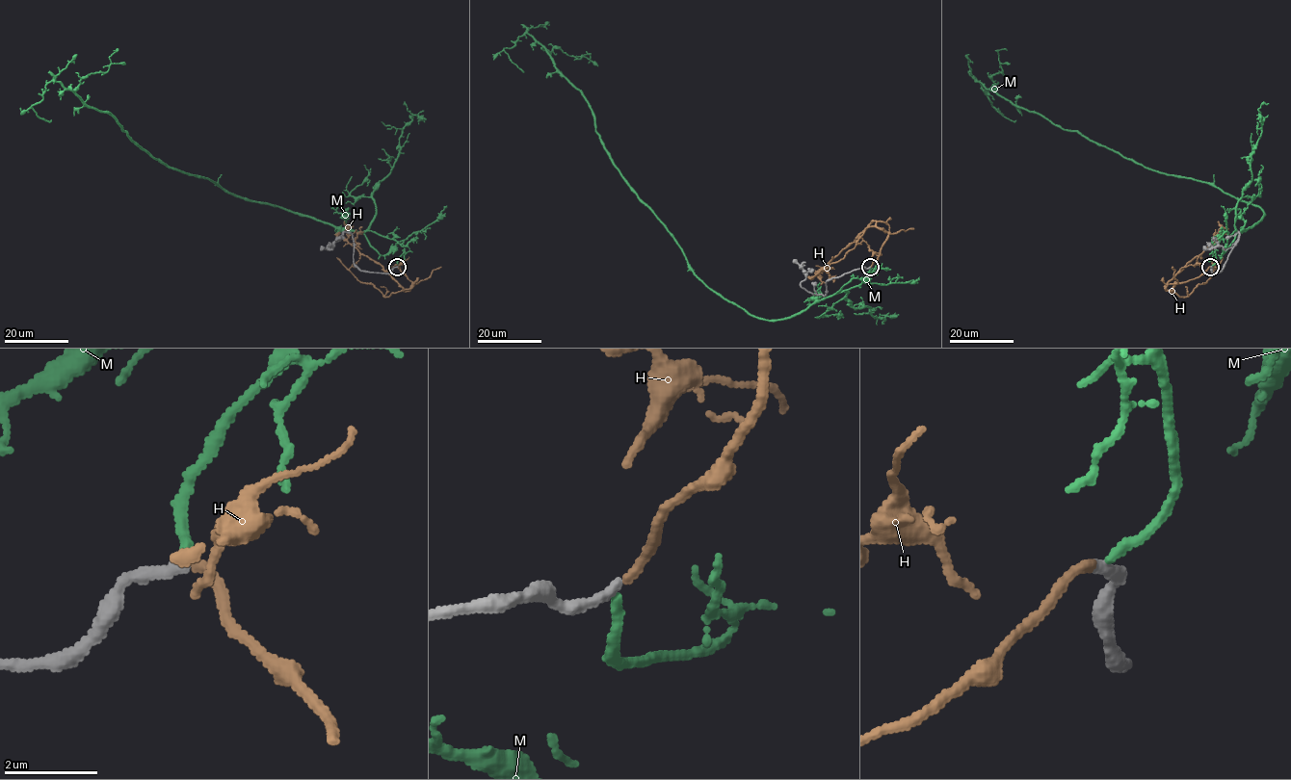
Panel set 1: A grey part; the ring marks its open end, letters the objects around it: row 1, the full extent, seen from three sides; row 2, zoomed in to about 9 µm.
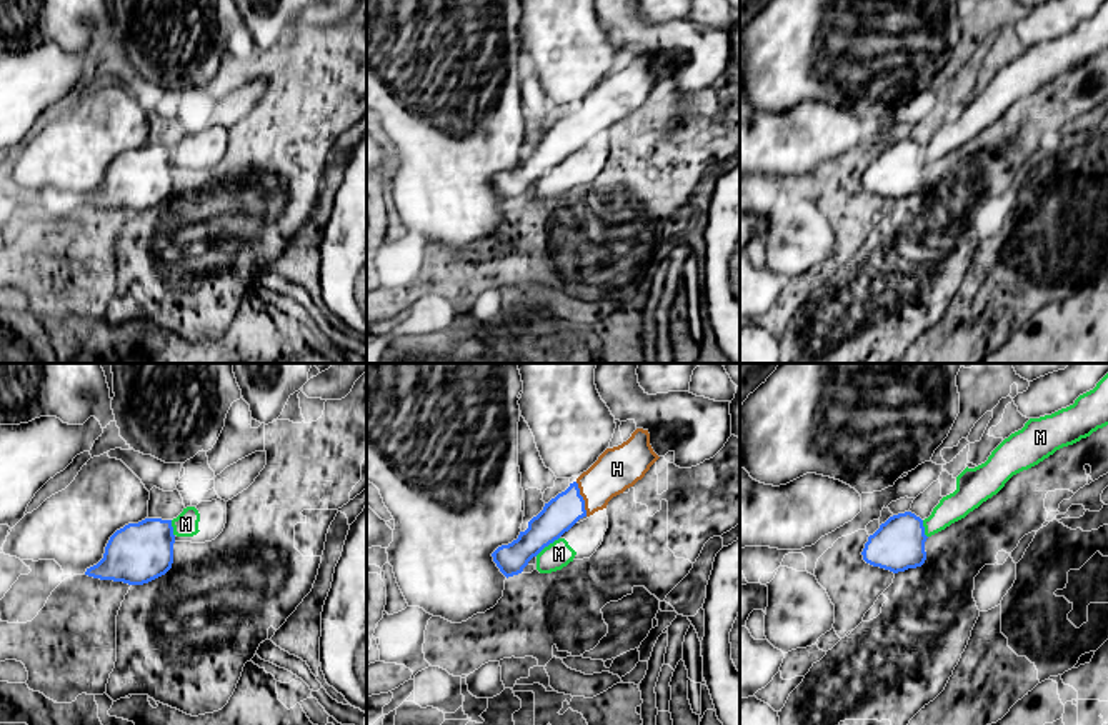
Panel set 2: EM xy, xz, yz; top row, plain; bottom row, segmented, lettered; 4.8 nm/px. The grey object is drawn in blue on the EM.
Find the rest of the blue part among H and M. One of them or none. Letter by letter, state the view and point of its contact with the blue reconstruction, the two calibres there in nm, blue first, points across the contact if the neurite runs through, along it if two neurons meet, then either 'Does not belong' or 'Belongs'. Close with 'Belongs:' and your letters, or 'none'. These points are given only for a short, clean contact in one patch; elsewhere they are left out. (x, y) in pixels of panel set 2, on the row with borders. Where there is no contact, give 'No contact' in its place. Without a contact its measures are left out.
H: Touches blue at xz (582, 499). Thickness 170 nm (blue) against 220 nm. Path across: xz (560, 514), (582, 499), (617, 469). Belongs
M: Touches blue at xz (547, 545). Thickness 170 nm (blue) against 130 nm. Boundary: xz (558, 537), (535, 555). Does not belong
Belongs: H

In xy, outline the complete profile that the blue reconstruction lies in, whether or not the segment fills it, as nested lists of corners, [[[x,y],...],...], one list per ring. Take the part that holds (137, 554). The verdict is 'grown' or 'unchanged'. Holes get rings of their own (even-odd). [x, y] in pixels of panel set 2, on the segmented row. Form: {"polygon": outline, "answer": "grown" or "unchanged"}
{"polygon": [[[172,520],[128,523],[110,537],[103,558],[85,575],[128,585],[148,583],[172,568],[173,543]]], "answer": "unchanged"}

